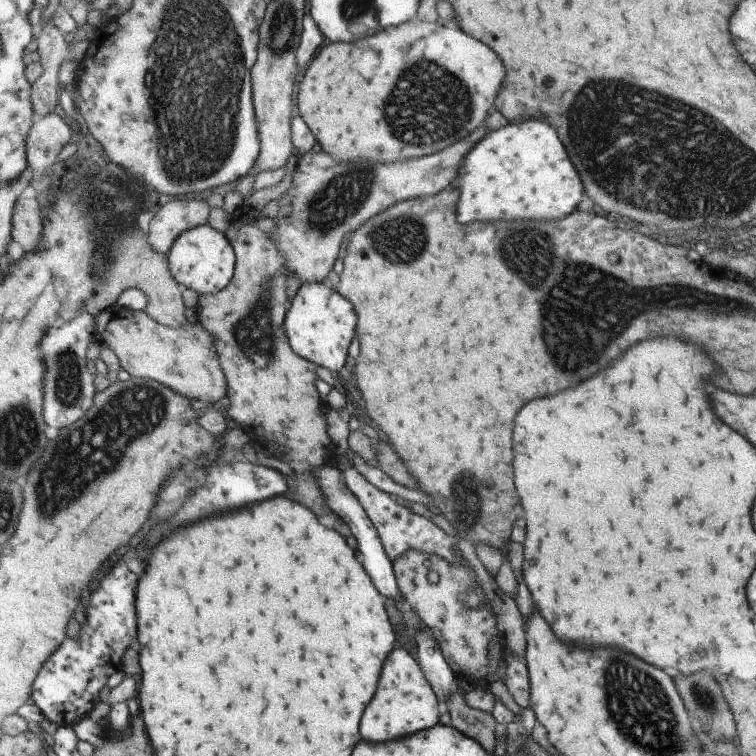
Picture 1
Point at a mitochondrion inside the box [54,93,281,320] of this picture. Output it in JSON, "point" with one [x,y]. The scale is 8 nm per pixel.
{"point":[105,263]}

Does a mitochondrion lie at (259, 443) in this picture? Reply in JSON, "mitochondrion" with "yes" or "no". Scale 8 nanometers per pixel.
{"mitochondrion":"no"}

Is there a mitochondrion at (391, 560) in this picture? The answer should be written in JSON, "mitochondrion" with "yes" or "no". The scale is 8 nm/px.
{"mitochondrion":"no"}

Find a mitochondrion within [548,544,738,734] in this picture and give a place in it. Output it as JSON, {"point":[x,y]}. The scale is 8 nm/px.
{"point":[707,701]}

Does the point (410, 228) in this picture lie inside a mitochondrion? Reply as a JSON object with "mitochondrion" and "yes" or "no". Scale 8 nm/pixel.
{"mitochondrion":"yes"}

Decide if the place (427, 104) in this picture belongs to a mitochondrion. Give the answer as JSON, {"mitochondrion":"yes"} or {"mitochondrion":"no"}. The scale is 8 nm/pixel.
{"mitochondrion":"yes"}

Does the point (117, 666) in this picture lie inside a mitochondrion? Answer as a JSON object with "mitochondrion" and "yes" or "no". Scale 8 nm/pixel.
{"mitochondrion":"no"}

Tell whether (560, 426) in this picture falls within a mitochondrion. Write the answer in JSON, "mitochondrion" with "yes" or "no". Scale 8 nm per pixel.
{"mitochondrion":"no"}

